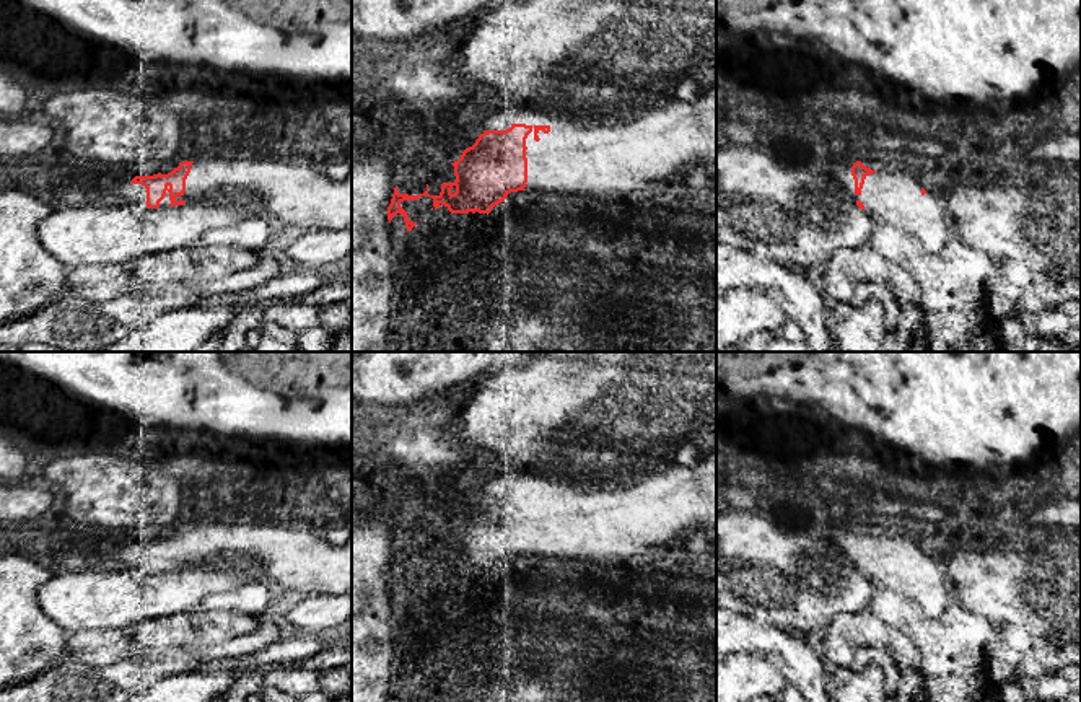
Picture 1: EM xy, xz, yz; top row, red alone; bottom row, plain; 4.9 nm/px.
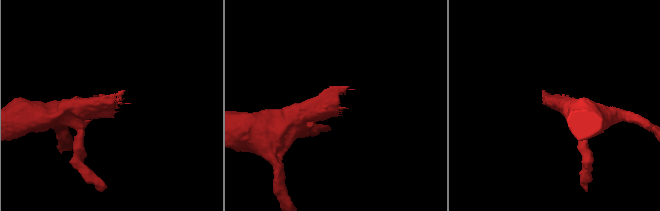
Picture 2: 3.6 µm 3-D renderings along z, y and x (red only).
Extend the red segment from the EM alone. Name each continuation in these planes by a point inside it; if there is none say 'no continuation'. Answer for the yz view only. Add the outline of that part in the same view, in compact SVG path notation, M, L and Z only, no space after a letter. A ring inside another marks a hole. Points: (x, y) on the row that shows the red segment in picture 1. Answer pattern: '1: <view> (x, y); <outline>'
1: yz (896, 197); M881 169L866 176L861 194L855 195L855 200L864 205L871 218L894 223L918 235L931 252L938 252L949 238L943 205L930 191L923 195L918 179L907 171Z

